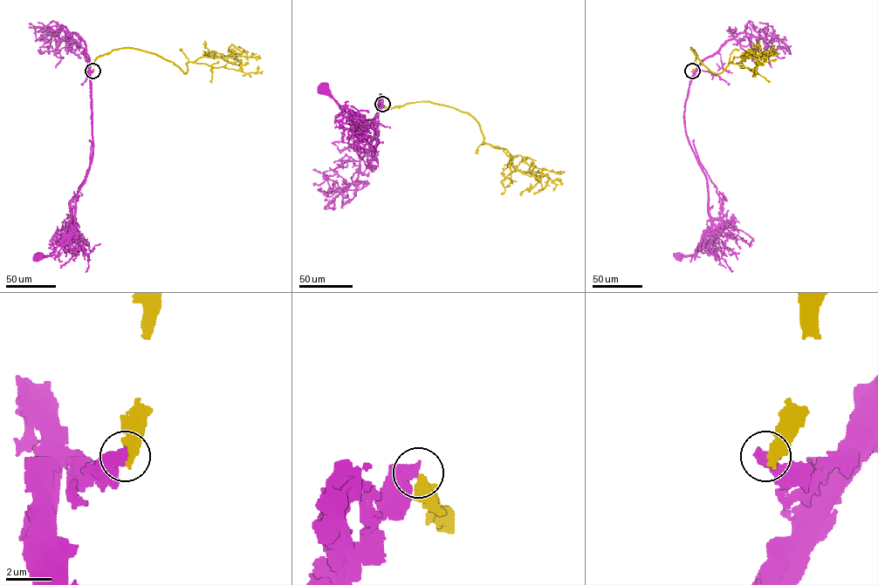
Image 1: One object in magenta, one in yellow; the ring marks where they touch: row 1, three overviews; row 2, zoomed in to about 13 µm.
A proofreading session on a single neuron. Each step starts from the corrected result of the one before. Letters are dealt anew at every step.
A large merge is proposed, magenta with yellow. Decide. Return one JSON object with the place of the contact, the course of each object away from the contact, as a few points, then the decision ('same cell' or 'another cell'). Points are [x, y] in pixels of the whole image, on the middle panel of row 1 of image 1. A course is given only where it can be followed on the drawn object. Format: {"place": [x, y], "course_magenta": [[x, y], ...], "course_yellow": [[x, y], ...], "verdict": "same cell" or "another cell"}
{"place": [382, 104], "course_magenta": [[382, 104], [379, 105], [380, 95], [379, 112], [360, 124], [355, 116], [346, 112], [322, 88]], "course_yellow": [[382, 104], [428, 102], [468, 113], [483, 142], [504, 148], [518, 169], [542, 174], [520, 195]], "verdict": "another cell"}

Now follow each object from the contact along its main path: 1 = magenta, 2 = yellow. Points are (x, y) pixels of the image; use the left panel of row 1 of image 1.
1: (92, 71), (89, 72), (89, 78), (93, 154), (84, 183), (76, 198), (75, 222), (53, 255), (37, 257)
2: (93, 71), (98, 57), (124, 48), (156, 54), (185, 73), (186, 64), (201, 57), (242, 55), (221, 54)

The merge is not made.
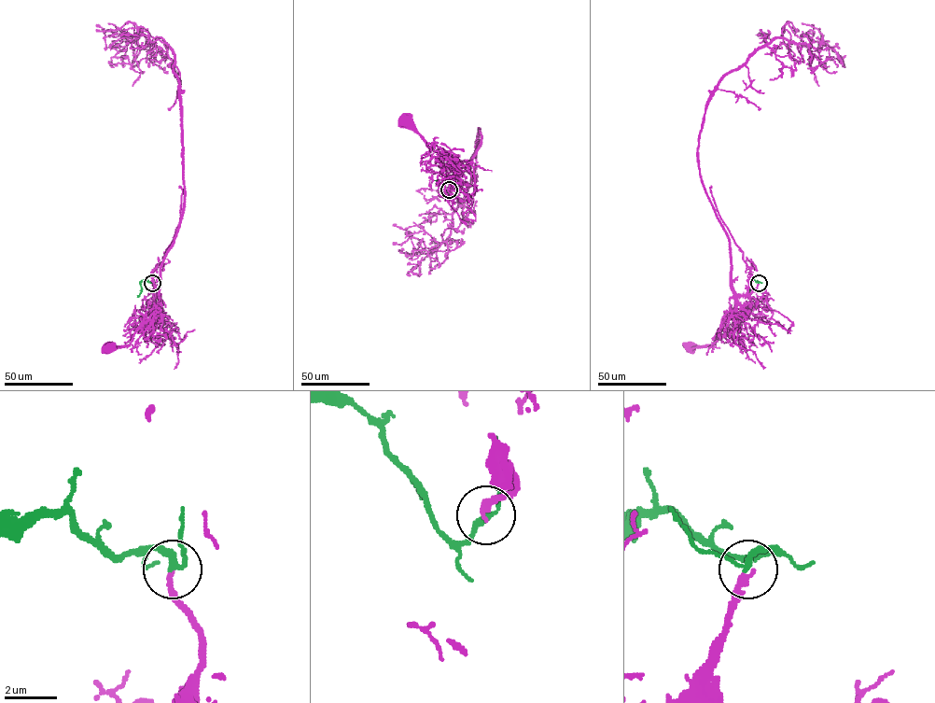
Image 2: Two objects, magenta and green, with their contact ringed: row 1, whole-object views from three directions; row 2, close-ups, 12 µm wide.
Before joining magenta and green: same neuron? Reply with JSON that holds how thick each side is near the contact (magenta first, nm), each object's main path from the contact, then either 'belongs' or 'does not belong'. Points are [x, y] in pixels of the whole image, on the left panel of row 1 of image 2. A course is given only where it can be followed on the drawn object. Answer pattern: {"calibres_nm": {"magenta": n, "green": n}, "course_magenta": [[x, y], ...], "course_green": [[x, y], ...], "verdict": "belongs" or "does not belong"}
{"calibres_nm": {"magenta": 190, "green": 200}, "course_magenta": [[152, 283], [152, 291], [159, 297], [153, 313], [138, 328], [129, 344], [107, 348]], "course_green": [[152, 283], [143, 281], [142, 290], [137, 297]], "verdict": "belongs"}

